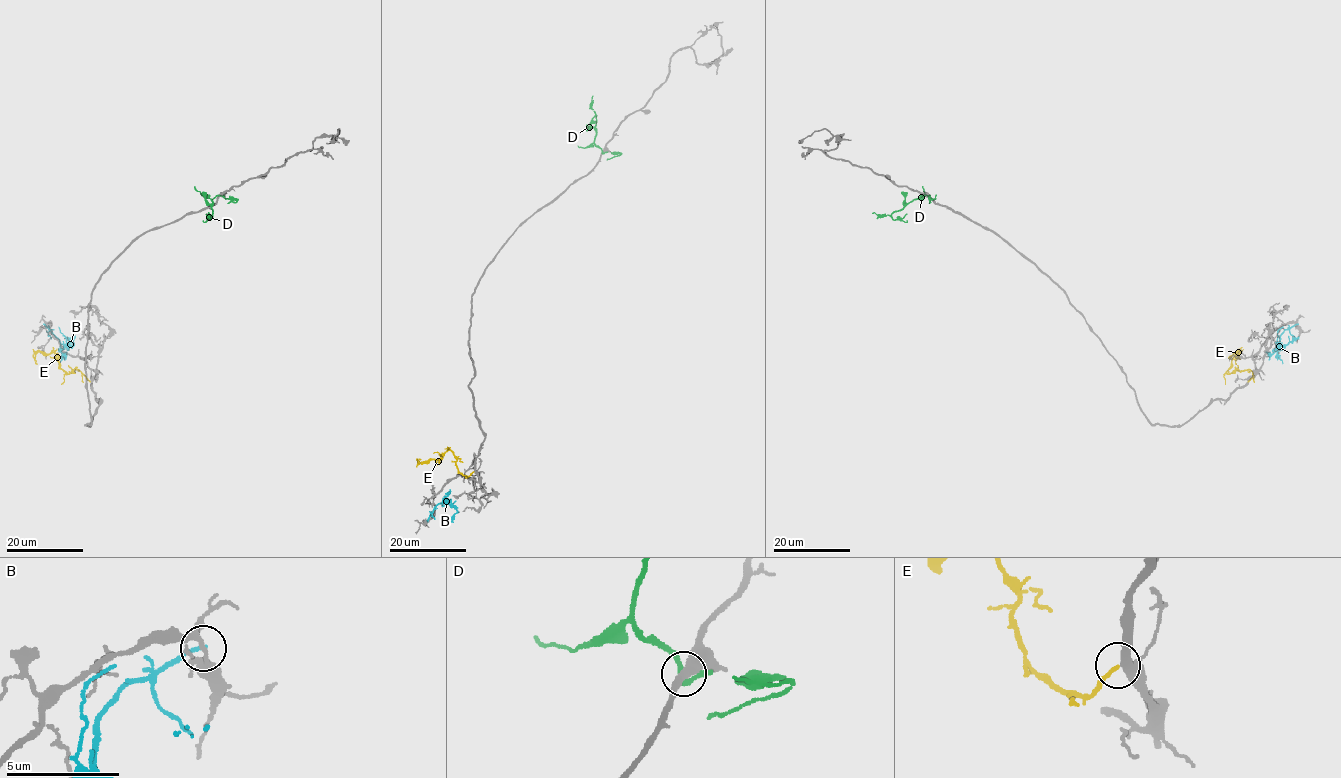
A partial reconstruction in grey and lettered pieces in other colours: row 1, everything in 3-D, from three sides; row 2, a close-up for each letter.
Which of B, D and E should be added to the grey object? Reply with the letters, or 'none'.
E

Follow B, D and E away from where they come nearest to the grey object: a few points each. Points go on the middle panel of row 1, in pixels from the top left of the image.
B: (427, 521), (437, 505), (445, 503), (457, 511), (450, 522)
D: (603, 152), (594, 143), (596, 115), (586, 131)
E: (473, 471), (468, 476), (460, 472), (457, 458), (449, 450), (437, 460), (419, 462), (421, 459)

